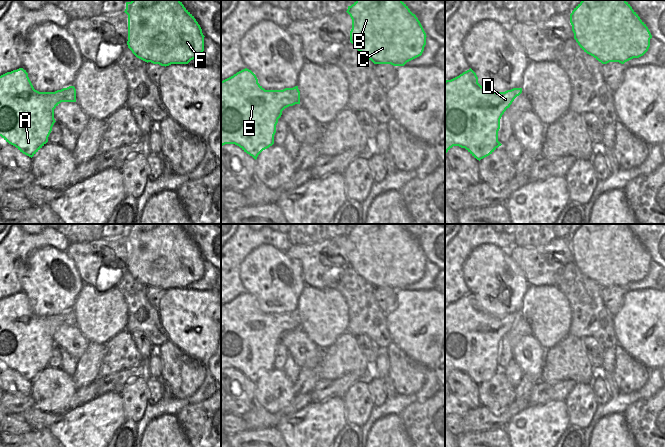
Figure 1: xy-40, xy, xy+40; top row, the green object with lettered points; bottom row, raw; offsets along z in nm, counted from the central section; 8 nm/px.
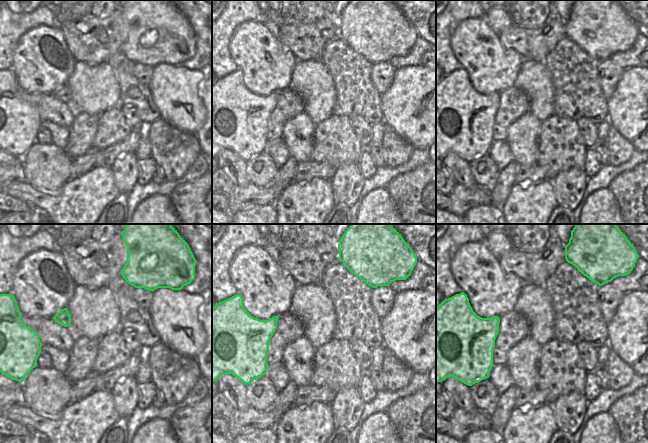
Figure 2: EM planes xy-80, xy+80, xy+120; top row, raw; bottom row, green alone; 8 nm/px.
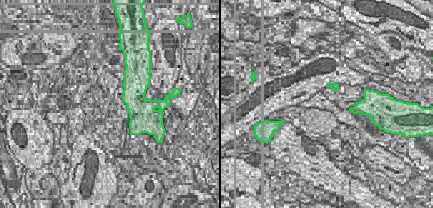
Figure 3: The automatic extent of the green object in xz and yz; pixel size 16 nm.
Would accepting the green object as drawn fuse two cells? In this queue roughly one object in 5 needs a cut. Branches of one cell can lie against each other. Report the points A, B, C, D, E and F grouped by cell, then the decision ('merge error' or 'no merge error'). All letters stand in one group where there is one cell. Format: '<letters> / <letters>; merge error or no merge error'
A B C D E F; no merge error

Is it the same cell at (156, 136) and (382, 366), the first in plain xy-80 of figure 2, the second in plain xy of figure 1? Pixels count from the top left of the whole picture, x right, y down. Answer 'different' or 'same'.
different

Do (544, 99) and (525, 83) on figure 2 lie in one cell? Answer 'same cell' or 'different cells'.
same cell

